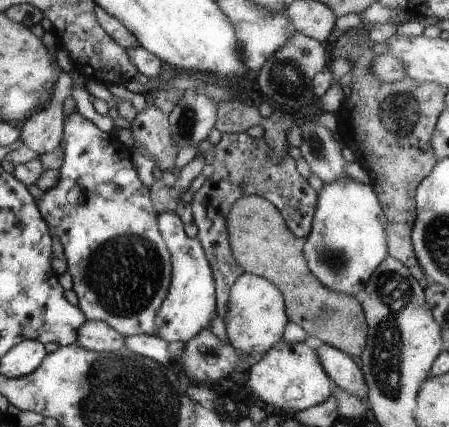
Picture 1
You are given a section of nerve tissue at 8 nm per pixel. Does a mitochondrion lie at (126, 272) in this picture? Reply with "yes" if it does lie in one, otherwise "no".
yes

